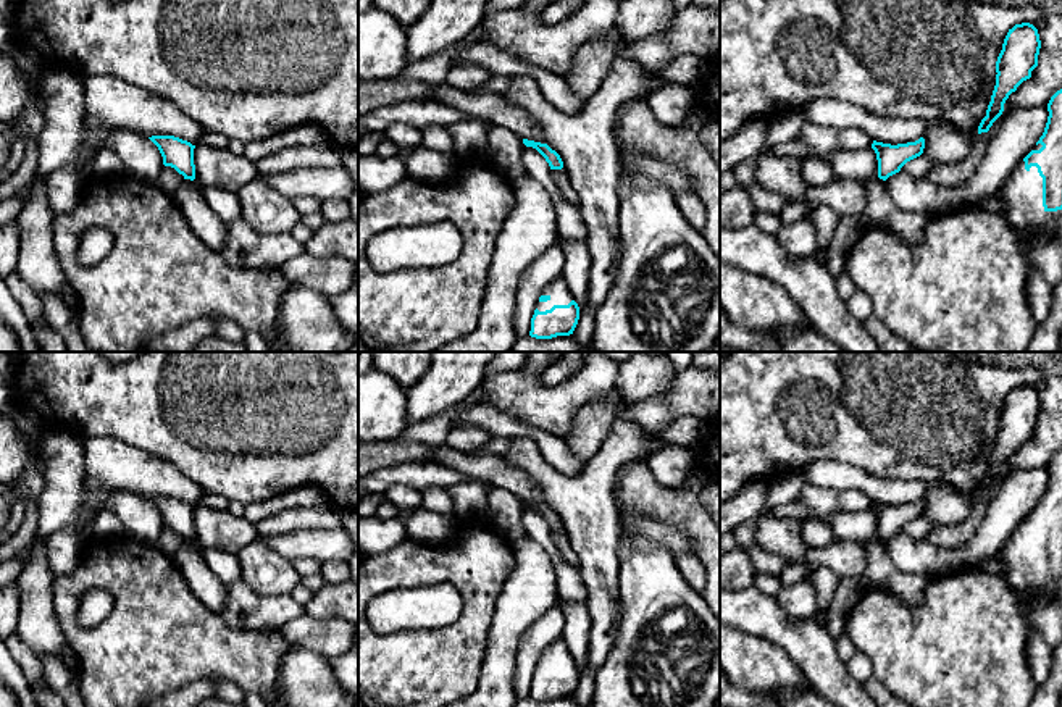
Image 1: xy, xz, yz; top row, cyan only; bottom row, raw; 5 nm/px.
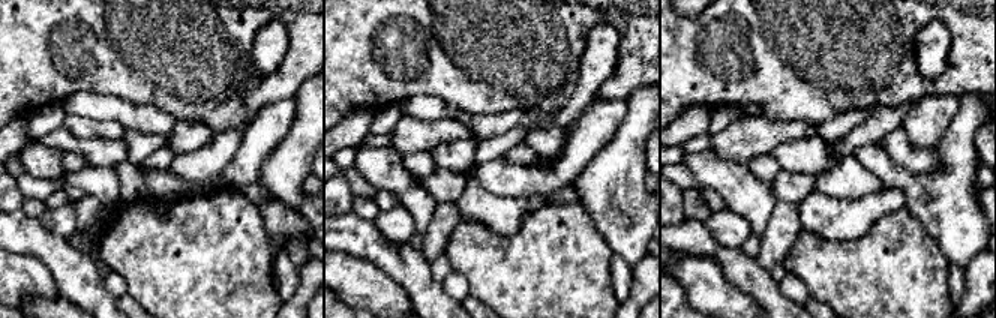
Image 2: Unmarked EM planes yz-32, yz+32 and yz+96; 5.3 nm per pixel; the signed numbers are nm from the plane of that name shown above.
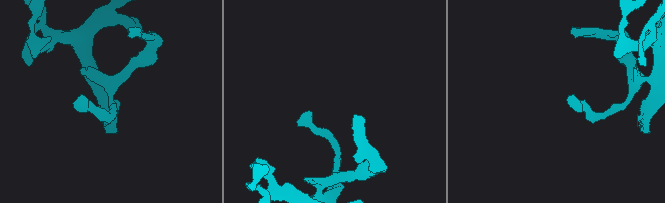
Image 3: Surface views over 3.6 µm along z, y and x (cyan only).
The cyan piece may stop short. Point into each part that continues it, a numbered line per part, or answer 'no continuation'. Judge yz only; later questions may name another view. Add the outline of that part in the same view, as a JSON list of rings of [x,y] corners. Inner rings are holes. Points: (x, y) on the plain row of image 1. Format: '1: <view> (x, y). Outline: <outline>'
1: yz (1038, 594). Outline: [[[1020,521],[997,558],[1006,563],[1001,578],[1014,592],[1030,631],[1039,633],[1054,649],[1062,641],[1062,571],[1044,571],[1038,529],[1026,533]]]

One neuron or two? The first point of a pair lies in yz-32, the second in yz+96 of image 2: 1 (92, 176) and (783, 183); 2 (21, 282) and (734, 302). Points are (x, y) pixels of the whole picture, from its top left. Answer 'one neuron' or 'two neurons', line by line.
1: one neuron
2: one neuron

